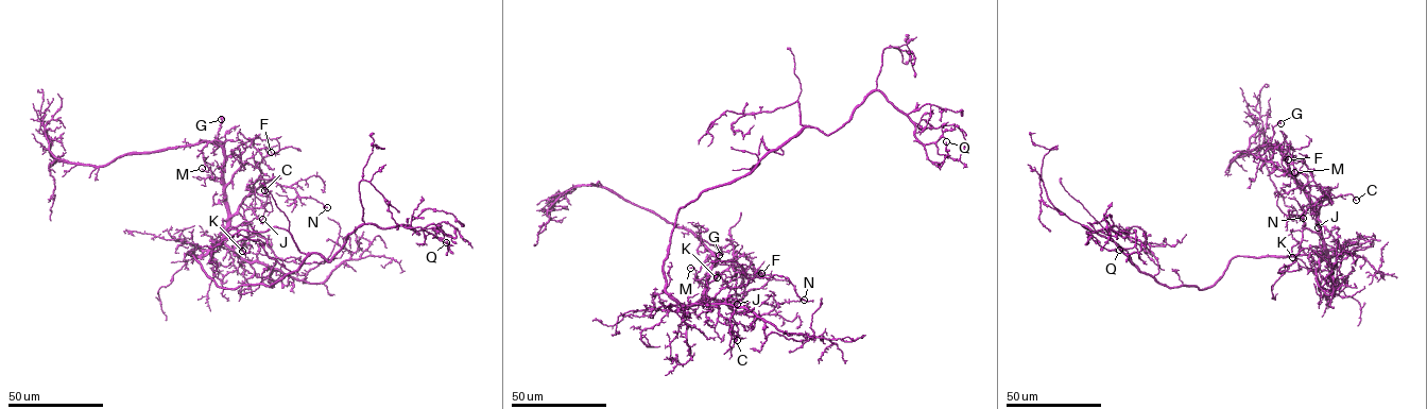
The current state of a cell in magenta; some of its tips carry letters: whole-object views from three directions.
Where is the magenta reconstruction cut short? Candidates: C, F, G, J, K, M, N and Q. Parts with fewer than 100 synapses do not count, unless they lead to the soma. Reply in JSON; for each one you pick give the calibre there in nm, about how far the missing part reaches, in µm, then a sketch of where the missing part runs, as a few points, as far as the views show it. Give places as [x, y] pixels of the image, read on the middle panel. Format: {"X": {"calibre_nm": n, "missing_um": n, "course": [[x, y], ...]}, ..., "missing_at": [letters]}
{"missing_at": []}

